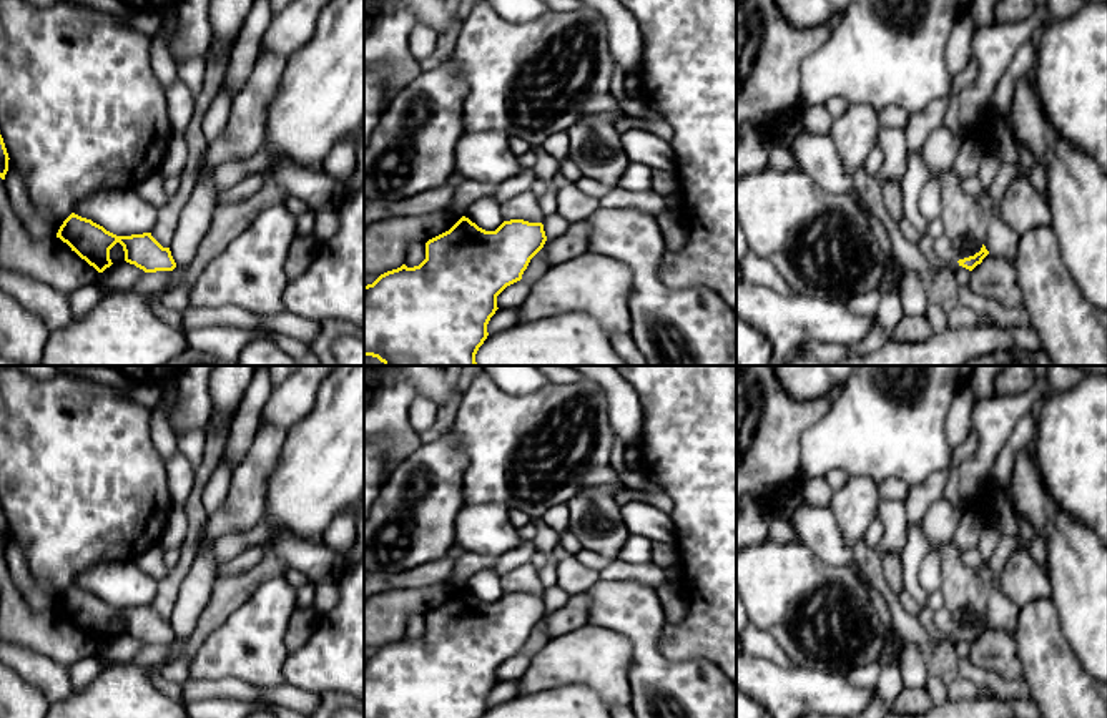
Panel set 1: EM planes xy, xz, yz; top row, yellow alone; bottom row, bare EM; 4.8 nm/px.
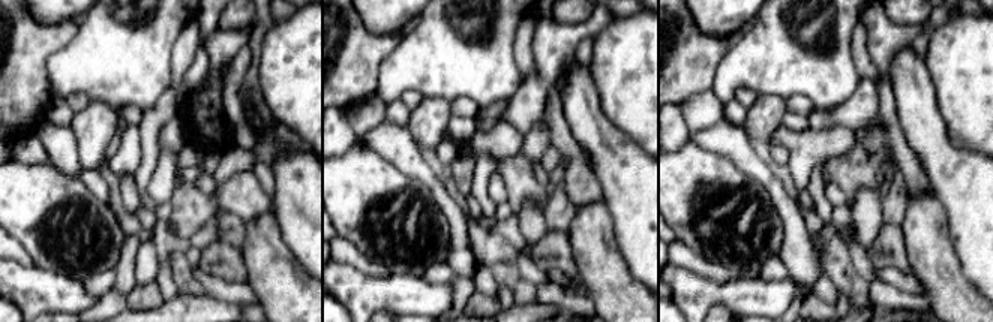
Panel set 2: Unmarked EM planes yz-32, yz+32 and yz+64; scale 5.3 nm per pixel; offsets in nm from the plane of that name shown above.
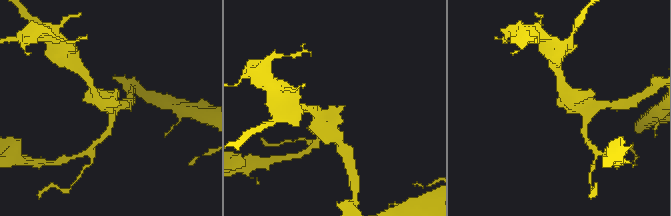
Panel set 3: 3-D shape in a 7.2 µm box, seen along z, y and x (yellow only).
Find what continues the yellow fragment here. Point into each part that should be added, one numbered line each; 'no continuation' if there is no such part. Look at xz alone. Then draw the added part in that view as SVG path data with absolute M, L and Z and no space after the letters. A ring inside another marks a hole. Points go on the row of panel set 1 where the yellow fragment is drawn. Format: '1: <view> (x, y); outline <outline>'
no continuation

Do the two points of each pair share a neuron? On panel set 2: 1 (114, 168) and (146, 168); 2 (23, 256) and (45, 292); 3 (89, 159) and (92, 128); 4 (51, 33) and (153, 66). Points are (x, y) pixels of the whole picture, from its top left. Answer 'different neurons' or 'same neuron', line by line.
1: different neurons
2: different neurons
3: same neuron
4: different neurons

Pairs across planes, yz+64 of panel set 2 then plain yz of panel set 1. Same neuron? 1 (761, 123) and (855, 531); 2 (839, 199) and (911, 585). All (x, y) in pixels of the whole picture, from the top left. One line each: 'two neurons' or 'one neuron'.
1: one neuron
2: two neurons

